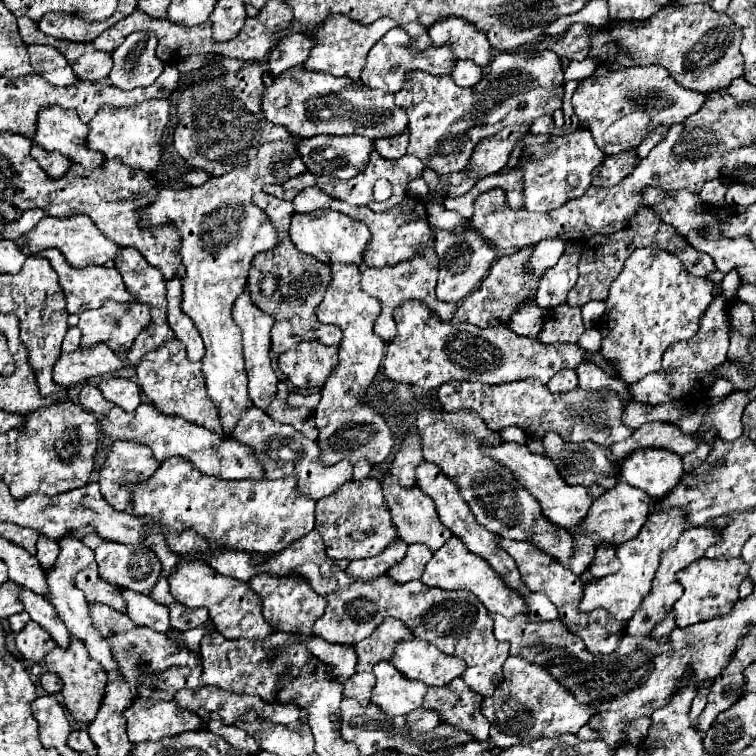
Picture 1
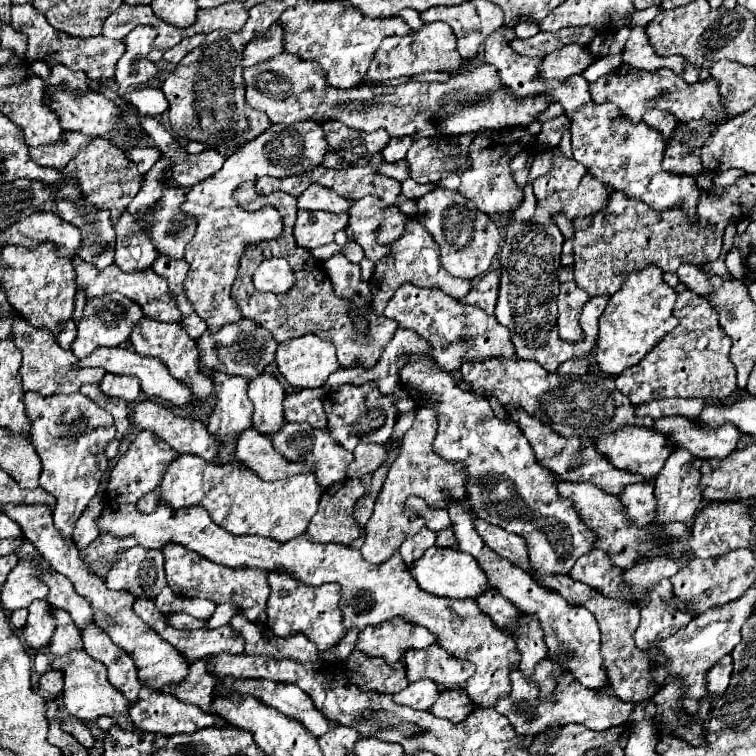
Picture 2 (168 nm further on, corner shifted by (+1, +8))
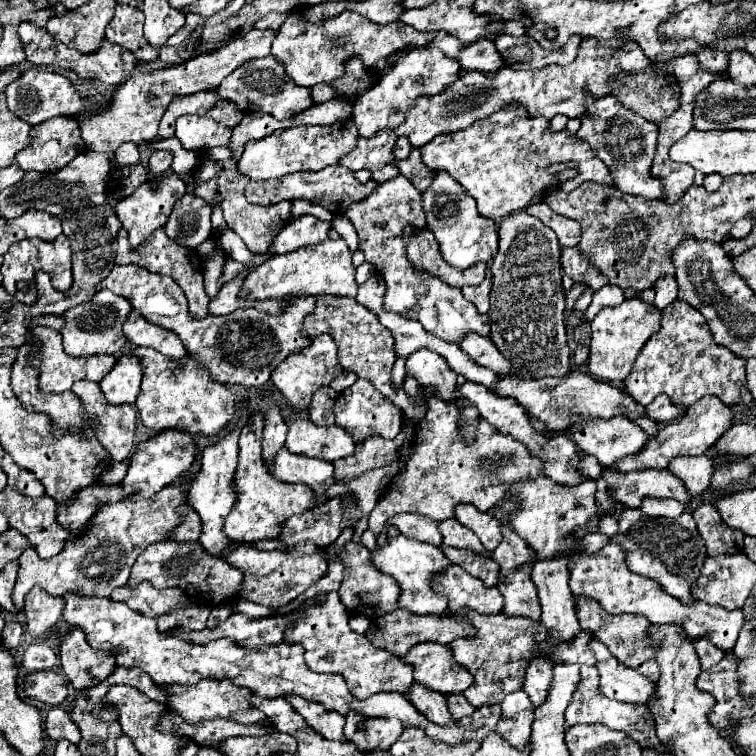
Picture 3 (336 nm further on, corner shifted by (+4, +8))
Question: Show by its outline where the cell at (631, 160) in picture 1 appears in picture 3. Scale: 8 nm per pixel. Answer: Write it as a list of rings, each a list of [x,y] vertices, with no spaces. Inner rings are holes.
[[[590,94],[586,96],[586,112],[584,112],[584,116],[580,116],[580,124],[582,126],[576,136],[582,142],[590,144],[590,148],[596,152],[596,156],[608,166],[612,184],[620,192],[632,194],[632,196],[642,196],[646,200],[662,198],[664,184],[660,178],[654,178],[650,174],[650,164],[654,160],[656,138],[658,138],[656,124],[630,112],[628,108],[618,104],[618,100],[614,100],[612,96],[594,98]]]

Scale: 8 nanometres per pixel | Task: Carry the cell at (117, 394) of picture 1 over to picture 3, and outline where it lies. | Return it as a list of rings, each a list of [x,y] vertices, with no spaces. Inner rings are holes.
[[[122,354],[112,372],[100,382],[100,388],[110,404],[134,404],[140,392],[140,380],[142,366],[138,364],[138,358]]]

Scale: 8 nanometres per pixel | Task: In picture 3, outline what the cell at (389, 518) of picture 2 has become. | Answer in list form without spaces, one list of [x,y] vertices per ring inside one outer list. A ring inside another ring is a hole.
[[[430,398],[428,410],[418,422],[416,442],[412,456],[406,462],[404,472],[398,472],[382,492],[378,504],[370,512],[368,530],[380,534],[386,520],[400,512],[414,512],[428,520],[442,522],[454,518],[458,504],[472,504],[486,512],[506,492],[510,480],[522,480],[522,476],[540,476],[542,464],[530,456],[528,448],[512,436],[500,434],[494,426],[482,420],[474,444],[462,444],[458,440],[458,408],[444,400]]]

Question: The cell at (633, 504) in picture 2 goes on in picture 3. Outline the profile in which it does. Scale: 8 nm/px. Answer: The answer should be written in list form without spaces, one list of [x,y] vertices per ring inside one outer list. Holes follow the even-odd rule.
[[[644,498],[642,506],[640,506],[642,514],[646,516],[664,516],[664,518],[676,518],[682,514],[684,504],[676,502],[676,500],[666,500],[666,498]]]

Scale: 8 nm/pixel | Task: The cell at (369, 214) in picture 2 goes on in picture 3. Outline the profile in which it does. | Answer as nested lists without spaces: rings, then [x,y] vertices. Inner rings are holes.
[[[400,174],[394,180],[380,184],[368,198],[350,204],[344,216],[354,224],[358,232],[360,250],[366,254],[366,260],[380,272],[386,282],[384,310],[396,312],[404,318],[416,318],[426,332],[452,344],[460,344],[468,332],[490,338],[488,314],[480,314],[458,288],[452,288],[426,272],[414,270],[410,260],[406,258],[406,248],[402,242],[404,224],[412,224],[416,228],[422,228],[426,224],[422,212],[422,194],[410,184],[406,176]]]

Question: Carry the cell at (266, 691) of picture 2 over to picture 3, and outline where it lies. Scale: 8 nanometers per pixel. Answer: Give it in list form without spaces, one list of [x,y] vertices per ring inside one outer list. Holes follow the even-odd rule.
[[[294,694],[284,696],[284,700],[294,704],[294,708],[304,716],[304,720],[326,740],[344,740],[342,734],[344,718],[338,716],[336,712],[326,712],[322,704],[310,704],[308,700],[302,700],[302,696],[294,696]]]

